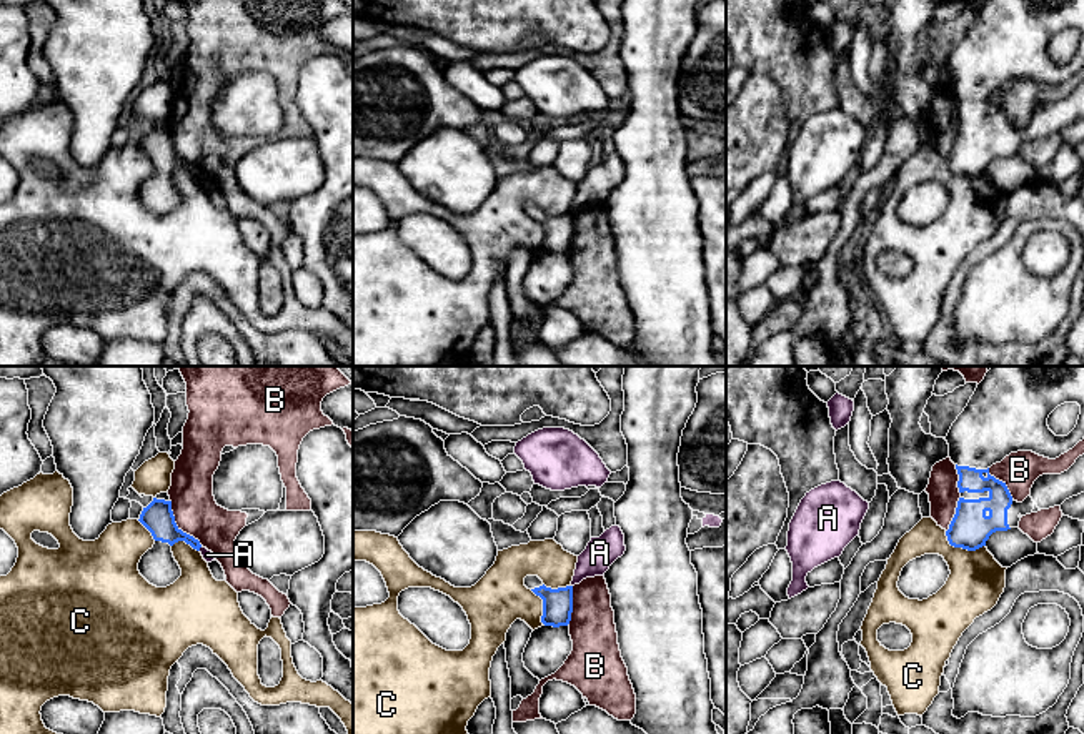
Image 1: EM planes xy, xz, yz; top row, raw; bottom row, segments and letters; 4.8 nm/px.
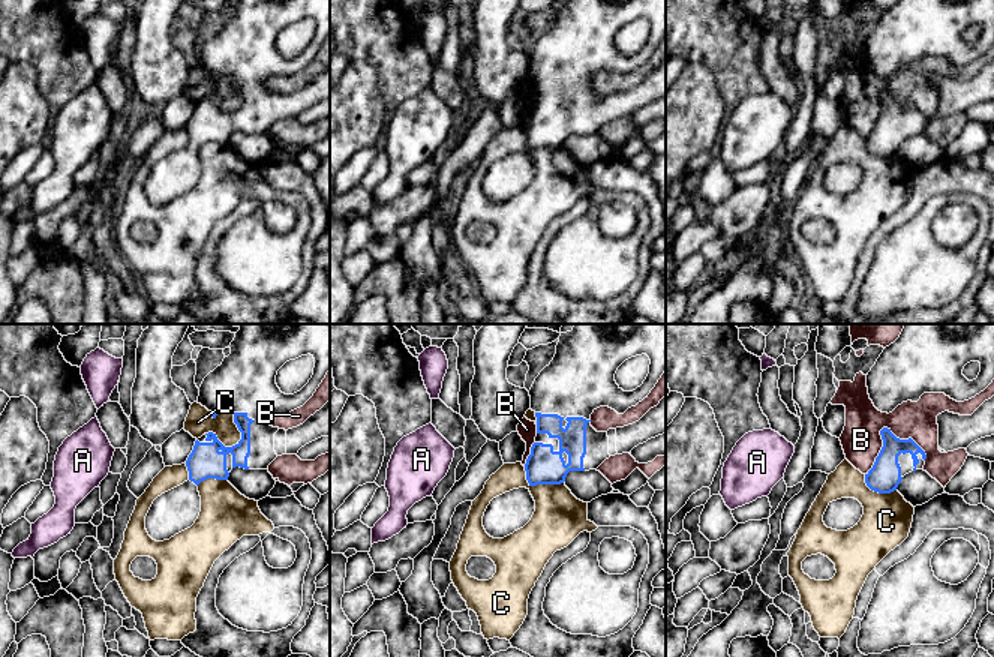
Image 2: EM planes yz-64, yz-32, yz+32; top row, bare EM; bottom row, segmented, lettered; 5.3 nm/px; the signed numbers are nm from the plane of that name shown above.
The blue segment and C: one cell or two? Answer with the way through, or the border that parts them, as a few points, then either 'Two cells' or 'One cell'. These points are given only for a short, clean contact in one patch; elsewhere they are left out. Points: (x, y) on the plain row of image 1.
Two cells

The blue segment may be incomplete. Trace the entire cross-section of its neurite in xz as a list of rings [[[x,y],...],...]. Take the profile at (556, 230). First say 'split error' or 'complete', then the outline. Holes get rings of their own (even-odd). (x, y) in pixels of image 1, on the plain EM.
split error | [[[526,203],[525,213],[543,226],[541,250],[544,253],[568,253],[573,240],[573,213],[551,216],[538,203]]]

